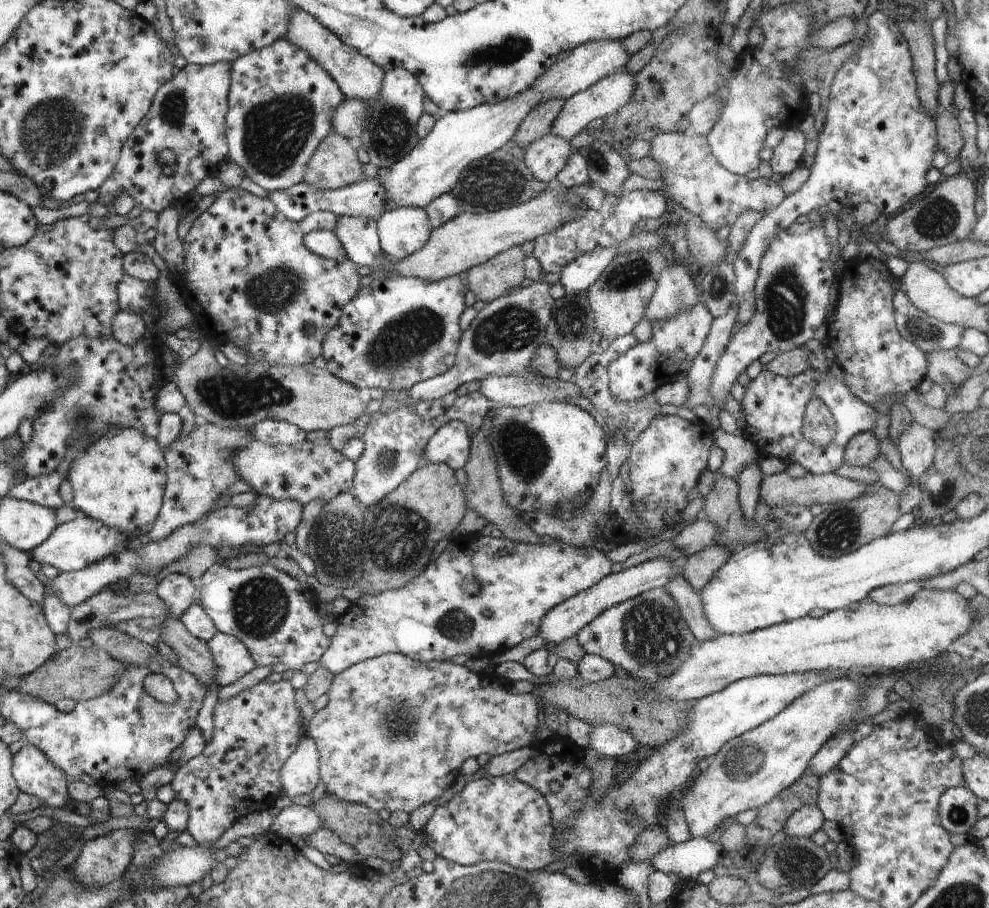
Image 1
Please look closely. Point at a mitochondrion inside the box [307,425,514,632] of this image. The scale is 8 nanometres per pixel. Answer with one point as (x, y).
(397, 534)

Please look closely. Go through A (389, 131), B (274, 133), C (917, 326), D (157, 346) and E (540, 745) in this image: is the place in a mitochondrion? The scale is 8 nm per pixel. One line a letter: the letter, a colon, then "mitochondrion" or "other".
A: mitochondrion
B: mitochondrion
C: mitochondrion
D: other
E: other

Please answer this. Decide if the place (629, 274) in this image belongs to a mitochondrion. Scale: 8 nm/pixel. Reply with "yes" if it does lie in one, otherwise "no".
yes

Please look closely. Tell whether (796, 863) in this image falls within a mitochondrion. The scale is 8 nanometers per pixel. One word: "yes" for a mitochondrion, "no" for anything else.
yes

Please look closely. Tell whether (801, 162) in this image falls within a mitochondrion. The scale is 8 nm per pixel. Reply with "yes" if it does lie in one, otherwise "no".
no

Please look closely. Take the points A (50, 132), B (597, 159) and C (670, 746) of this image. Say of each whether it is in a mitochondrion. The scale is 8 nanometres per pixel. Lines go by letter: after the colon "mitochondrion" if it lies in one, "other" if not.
A: mitochondrion
B: mitochondrion
C: other

